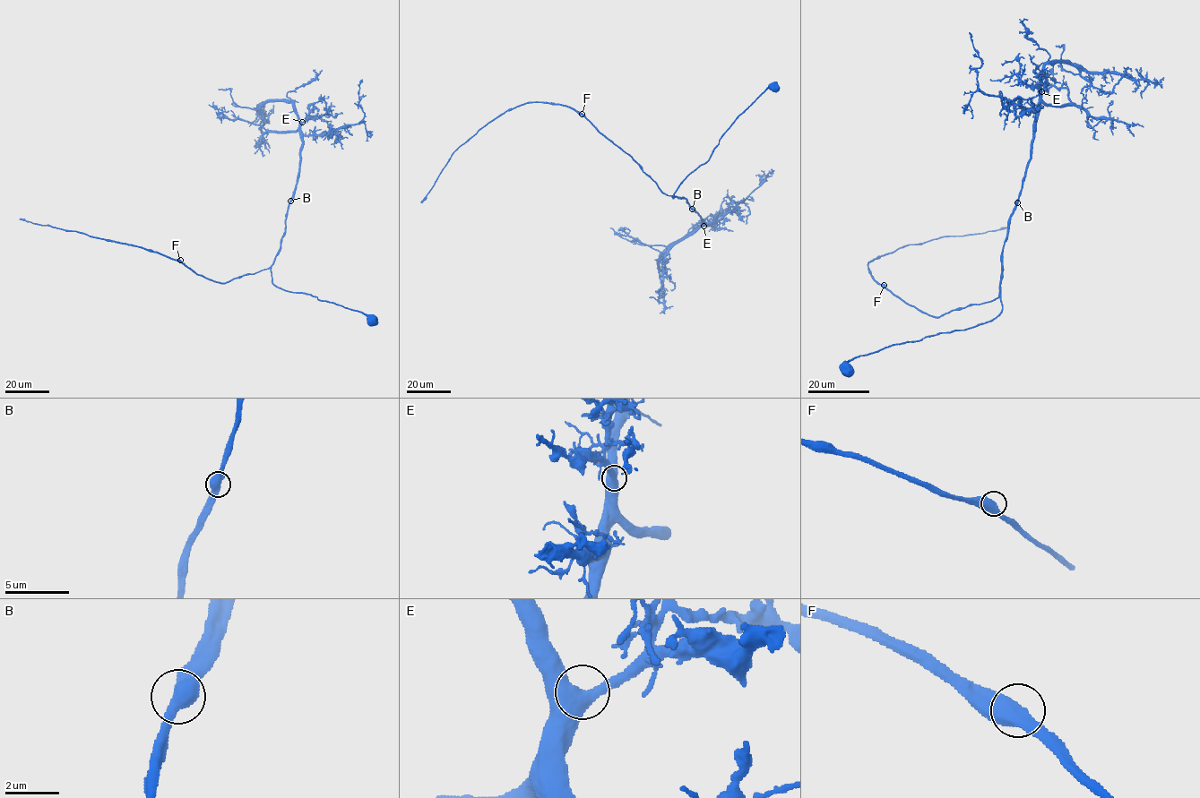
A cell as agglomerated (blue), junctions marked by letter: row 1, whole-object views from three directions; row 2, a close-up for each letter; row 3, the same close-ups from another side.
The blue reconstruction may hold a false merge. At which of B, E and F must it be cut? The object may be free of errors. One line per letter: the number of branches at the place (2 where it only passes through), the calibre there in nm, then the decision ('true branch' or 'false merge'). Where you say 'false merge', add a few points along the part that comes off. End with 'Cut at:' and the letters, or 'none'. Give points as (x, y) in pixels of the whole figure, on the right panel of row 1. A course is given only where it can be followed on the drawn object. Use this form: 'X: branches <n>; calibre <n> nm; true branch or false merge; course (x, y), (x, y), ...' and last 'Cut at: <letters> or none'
B: branches 2; calibre 600 nm; true branch
E: branches 2; calibre 650 nm; true branch
F: branches 2; calibre 550 nm; true branch
Cut at: none

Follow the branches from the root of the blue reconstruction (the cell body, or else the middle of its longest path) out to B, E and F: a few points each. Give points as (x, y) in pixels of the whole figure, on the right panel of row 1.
B: (847, 369), (854, 358), (888, 347), (967, 330), (995, 318), (1002, 308), (1002, 253), (1007, 221), (1017, 202)
E: (847, 369), (856, 357), (973, 328), (999, 313), (1002, 253), (1030, 157), (1041, 91)
F: (847, 369), (854, 358), (893, 345), (990, 321), (1002, 308), (999, 296), (933, 317), (905, 303), (884, 285)

